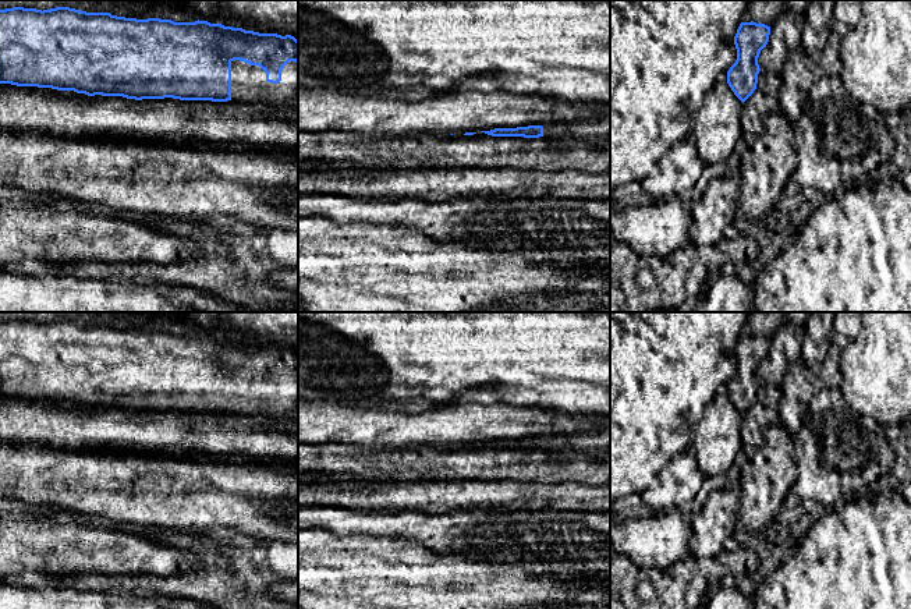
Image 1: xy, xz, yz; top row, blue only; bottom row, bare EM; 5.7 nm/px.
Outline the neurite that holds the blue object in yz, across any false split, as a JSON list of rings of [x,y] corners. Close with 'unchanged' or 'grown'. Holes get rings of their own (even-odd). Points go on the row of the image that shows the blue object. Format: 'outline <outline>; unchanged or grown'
outline [[[741,22],[734,36],[737,60],[727,71],[727,84],[744,103],[756,89],[759,53],[769,42],[770,26],[765,24]]]; unchanged

